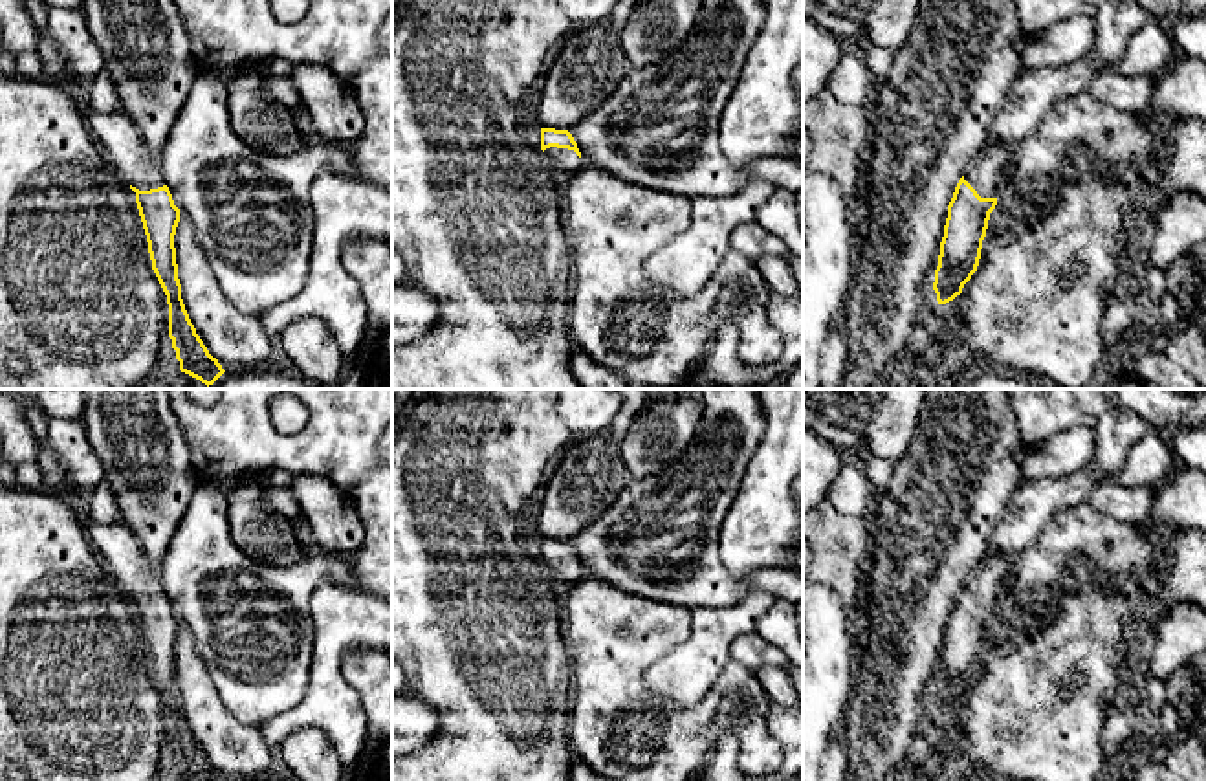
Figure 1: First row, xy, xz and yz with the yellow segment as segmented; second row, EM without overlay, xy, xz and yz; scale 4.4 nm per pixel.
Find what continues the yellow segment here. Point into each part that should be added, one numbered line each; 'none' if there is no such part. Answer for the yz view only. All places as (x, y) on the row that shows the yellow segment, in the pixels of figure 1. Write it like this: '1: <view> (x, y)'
1: yz (985, 173)

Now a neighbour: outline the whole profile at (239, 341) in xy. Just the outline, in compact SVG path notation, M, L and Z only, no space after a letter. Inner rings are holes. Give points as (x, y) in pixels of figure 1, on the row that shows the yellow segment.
M180 214L174 235L181 299L196 334L224 370L260 370L275 343L258 317L235 308L220 290L216 277L194 238L192 224Z

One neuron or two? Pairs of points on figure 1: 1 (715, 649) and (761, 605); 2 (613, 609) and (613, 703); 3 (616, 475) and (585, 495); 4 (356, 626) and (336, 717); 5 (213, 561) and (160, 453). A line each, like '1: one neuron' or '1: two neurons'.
1: one neuron
2: one neuron
3: one neuron
4: one neuron
5: two neurons

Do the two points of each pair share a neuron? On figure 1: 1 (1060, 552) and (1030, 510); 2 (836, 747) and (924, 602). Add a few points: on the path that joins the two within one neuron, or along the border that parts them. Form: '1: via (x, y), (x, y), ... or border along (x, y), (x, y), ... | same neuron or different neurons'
1: border along (1078, 503), (1058, 508), (1040, 534), (1012, 558) | different neurons
2: border along (842, 736), (849, 761) | different neurons

